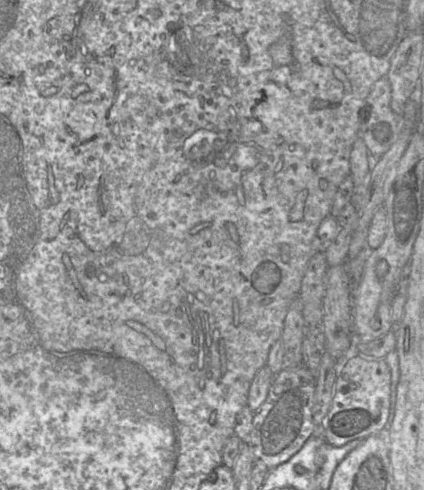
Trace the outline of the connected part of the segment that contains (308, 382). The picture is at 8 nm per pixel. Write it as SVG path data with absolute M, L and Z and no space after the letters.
M304 365L293 368L283 368L272 380L268 396L260 409L254 412L252 431L248 443L252 446L255 461L262 461L269 470L288 461L295 455L312 436L314 426L312 418L312 407L316 391L316 377Z

